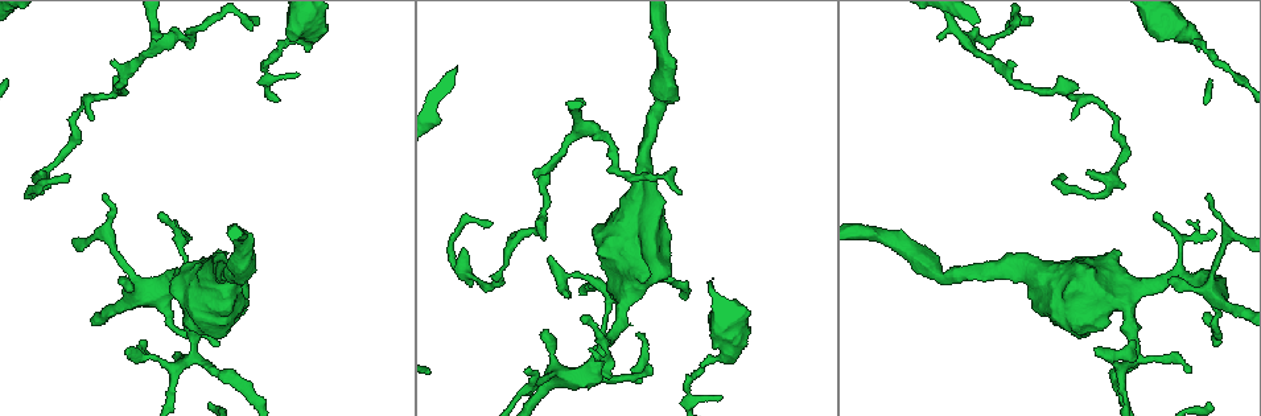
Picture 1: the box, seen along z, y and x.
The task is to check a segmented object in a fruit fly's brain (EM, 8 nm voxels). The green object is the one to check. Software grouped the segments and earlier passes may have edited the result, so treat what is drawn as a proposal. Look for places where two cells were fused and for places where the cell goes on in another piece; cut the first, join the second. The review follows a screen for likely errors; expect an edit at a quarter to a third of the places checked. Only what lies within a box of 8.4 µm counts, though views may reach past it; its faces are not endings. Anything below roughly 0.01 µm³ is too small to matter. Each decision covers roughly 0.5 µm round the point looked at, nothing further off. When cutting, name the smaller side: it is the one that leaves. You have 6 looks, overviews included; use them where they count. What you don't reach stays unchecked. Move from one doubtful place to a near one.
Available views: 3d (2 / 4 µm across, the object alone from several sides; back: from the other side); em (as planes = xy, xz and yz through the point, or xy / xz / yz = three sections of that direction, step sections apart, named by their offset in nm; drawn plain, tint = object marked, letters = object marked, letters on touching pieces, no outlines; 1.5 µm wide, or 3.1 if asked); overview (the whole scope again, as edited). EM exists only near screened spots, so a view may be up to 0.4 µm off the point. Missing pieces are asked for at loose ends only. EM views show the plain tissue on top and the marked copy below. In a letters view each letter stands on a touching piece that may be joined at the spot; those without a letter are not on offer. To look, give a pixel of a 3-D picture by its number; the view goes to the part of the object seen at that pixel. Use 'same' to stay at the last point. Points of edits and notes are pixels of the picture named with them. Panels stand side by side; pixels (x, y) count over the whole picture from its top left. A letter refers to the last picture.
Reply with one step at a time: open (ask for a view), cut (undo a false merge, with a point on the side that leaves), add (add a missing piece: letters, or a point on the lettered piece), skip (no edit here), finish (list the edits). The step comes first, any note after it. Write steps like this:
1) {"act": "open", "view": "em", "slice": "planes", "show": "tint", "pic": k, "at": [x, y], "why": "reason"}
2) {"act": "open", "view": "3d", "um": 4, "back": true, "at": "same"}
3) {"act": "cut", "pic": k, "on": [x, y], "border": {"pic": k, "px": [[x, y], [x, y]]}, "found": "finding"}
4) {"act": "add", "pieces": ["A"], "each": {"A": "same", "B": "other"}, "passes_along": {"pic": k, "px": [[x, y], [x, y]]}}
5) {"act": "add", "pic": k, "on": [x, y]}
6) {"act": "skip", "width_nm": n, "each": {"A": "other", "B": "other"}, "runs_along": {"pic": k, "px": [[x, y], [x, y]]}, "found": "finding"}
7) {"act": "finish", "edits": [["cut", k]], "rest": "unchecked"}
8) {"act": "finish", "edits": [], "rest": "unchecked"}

{"act": "open", "view": "3d", "um": 2, "pic": 1, "at": [122, 278], "why": "branch stops here"}

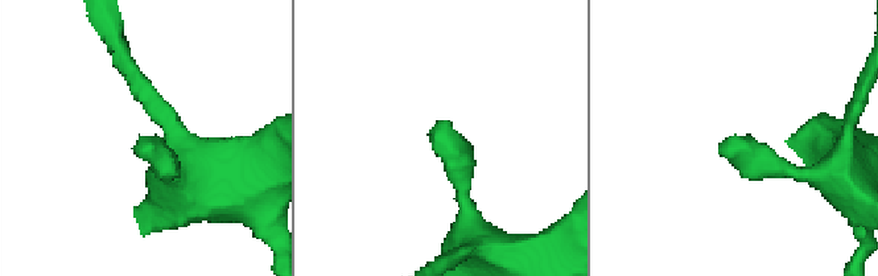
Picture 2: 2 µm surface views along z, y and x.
{"act": "open", "view": "em", "slice": "yz", "step": 8, "show": "letters", "pic": 2, "at": [434, 135], "why": "now the EM"}

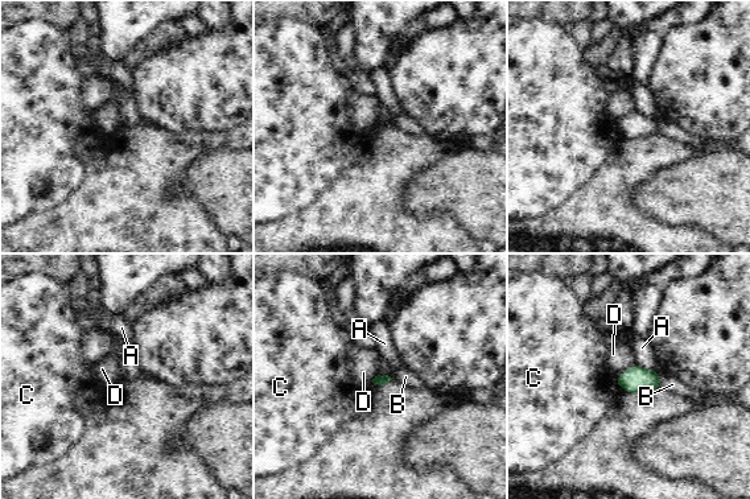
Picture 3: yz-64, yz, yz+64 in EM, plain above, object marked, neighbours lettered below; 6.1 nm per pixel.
{"act": "open", "view": "em", "slice": "planes", "show": "letters", "at": "same"}

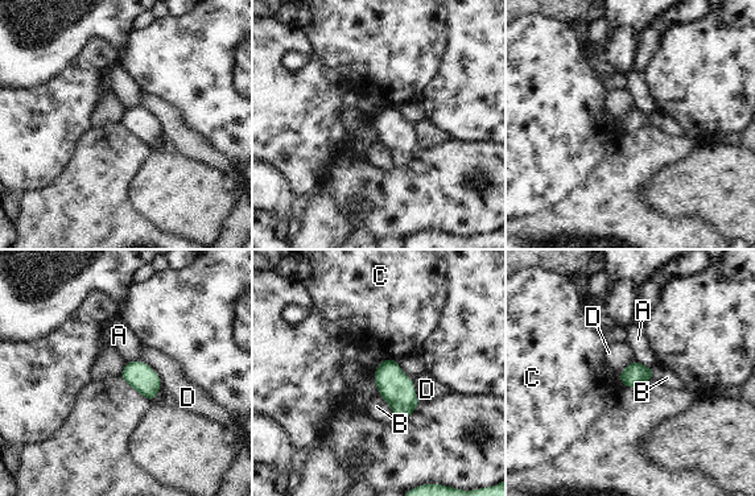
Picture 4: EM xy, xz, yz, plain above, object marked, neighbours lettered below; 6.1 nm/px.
{"act": "skip", "each": {"A": "other", "B": "other", "C": "other", "D": "other"}, "found": "none of them fits"}

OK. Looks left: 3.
{"act": "open", "view": "3d", "um": 2, "pic": 1, "at": [125, 351], "why": "an open end"}

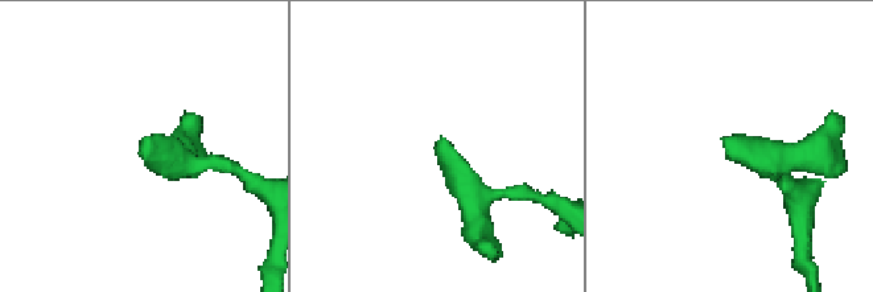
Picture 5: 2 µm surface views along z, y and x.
{"act": "open", "view": "em", "slice": "yz", "step": 8, "show": "letters", "pic": 5, "at": [724, 141], "why": "shape alone is not enough"}

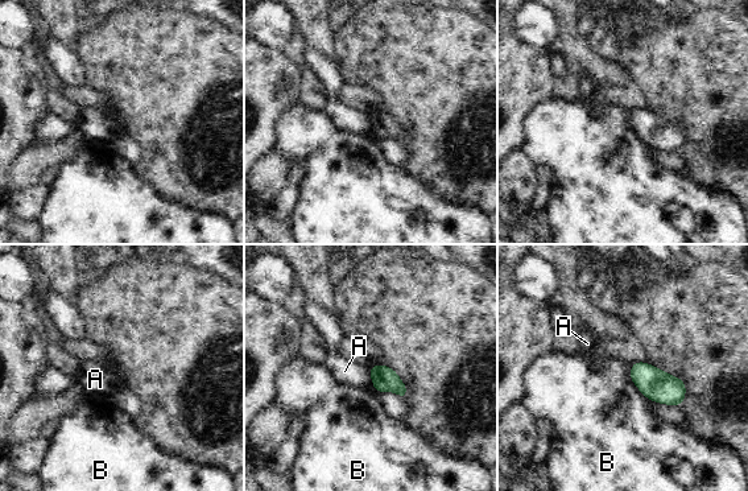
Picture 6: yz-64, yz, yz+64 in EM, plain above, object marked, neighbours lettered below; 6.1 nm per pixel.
{"act": "open", "view": "em", "slice": "planes", "show": "letters", "at": "same", "why": "another direction"}

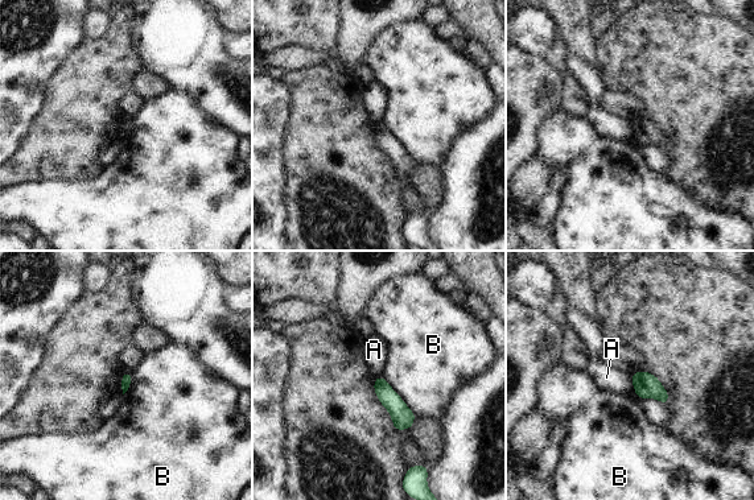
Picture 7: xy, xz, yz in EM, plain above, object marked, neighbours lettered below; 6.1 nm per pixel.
{"act": "skip", "each": {"A": "other", "B": "other"}, "found": "no lettered piece goes on from it"}

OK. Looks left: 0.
{"act": "finish", "edits": [], "rest": "unchecked"}

